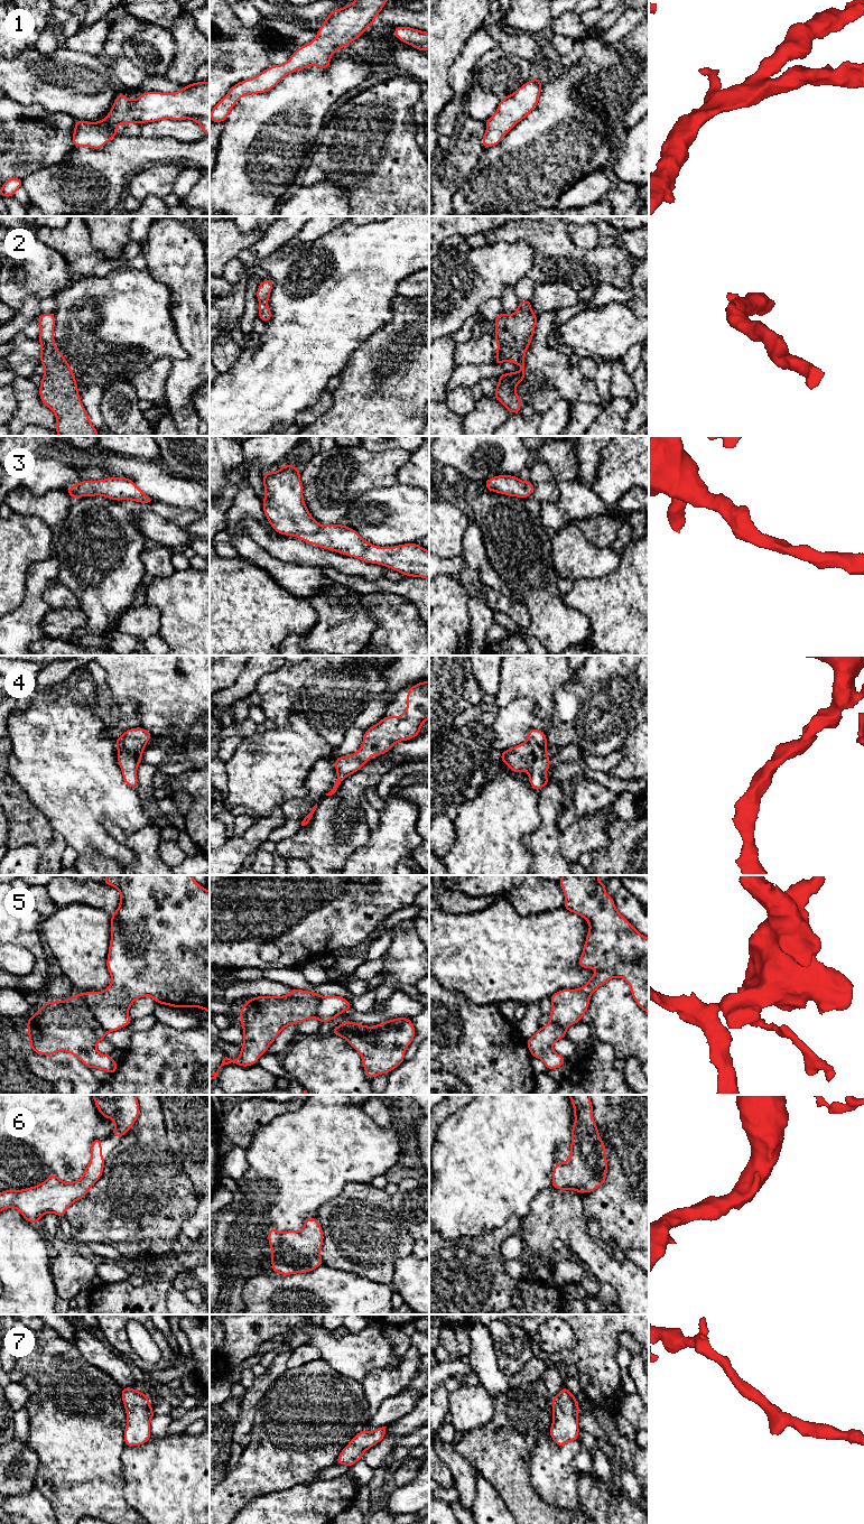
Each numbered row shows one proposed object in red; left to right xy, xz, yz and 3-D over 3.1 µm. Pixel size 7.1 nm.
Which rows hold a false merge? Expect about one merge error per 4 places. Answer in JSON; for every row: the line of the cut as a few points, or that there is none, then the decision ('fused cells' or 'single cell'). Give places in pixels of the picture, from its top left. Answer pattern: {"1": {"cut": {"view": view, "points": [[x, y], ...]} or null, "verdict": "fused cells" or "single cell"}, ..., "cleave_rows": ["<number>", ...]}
{"1": {"cut": null, "verdict": "single cell"}, "2": {"cut": null, "verdict": "single cell"}, "3": {"cut": null, "verdict": "single cell"}, "4": {"cut": null, "verdict": "single cell"}, "5": {"cut": {"view": "xy", "points": [[79, 995], [94, 1019], [107, 1031]]}, "verdict": "fused cells"}, "6": {"cut": null, "verdict": "single cell"}, "7": {"cut": null, "verdict": "single cell"}, "cleave_rows": ["5"]}

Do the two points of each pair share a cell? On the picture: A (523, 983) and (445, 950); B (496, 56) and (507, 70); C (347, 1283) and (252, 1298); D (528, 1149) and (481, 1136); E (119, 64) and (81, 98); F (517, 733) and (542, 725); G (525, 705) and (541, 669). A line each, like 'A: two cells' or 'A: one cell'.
A: one cell
B: one cell
C: one cell
D: one cell
E: two cells
F: one cell
G: two cells

